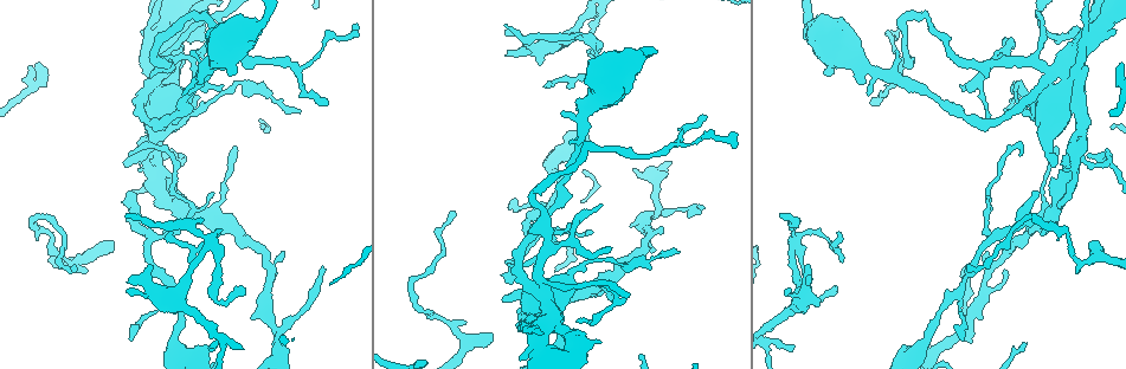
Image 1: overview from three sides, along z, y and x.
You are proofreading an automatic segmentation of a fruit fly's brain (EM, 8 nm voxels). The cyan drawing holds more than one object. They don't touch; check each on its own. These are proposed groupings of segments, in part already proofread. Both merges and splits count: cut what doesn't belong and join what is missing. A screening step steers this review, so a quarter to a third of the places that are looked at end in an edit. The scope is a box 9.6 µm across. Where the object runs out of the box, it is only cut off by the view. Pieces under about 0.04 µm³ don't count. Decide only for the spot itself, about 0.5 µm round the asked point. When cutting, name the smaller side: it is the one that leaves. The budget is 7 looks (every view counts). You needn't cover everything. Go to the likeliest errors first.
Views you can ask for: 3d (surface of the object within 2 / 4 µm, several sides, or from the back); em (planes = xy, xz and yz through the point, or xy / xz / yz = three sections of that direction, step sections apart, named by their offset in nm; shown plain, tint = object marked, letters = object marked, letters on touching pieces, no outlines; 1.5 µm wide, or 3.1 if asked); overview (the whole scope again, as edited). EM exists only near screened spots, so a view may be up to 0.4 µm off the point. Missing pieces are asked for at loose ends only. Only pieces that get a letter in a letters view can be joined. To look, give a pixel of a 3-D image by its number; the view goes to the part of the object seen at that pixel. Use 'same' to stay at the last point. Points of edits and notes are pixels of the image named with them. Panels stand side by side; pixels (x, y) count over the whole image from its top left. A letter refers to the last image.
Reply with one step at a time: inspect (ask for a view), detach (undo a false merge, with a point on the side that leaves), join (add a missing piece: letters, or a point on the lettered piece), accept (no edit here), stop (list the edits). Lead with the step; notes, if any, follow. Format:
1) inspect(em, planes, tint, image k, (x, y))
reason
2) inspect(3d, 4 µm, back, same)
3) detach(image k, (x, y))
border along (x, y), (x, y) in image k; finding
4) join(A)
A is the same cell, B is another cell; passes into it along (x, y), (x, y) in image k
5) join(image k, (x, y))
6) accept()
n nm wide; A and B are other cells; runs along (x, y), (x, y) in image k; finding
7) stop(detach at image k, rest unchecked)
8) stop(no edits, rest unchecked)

inspect(3d, 4 µm, image 1, (164, 46))
looks like a crossing

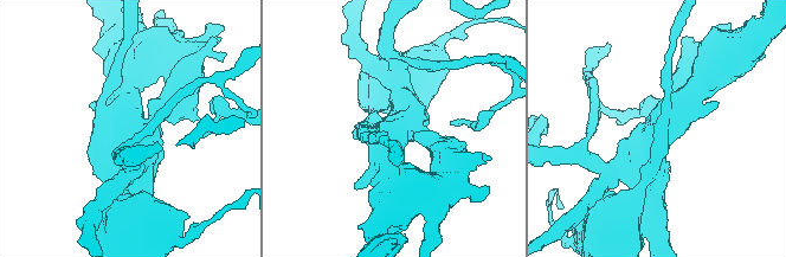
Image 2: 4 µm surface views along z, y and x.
inspect(em, xy, step 4, tint, image 2, (131, 129))
now the EM

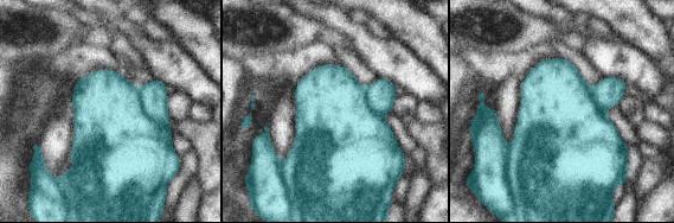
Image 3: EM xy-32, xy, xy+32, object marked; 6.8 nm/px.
inspect(em, planes, letters, same)
cut it another way

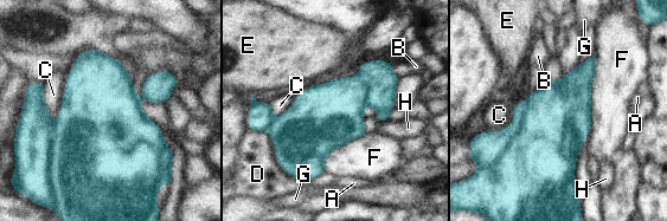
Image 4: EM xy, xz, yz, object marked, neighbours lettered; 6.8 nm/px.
detach(image 4, (486, 148))
A, B, C, D, E, F, G and H are other cells; border along (527, 102), (515, 135), (499, 157) in image 4; two neurons meet here

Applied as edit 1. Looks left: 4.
inspect(overview)

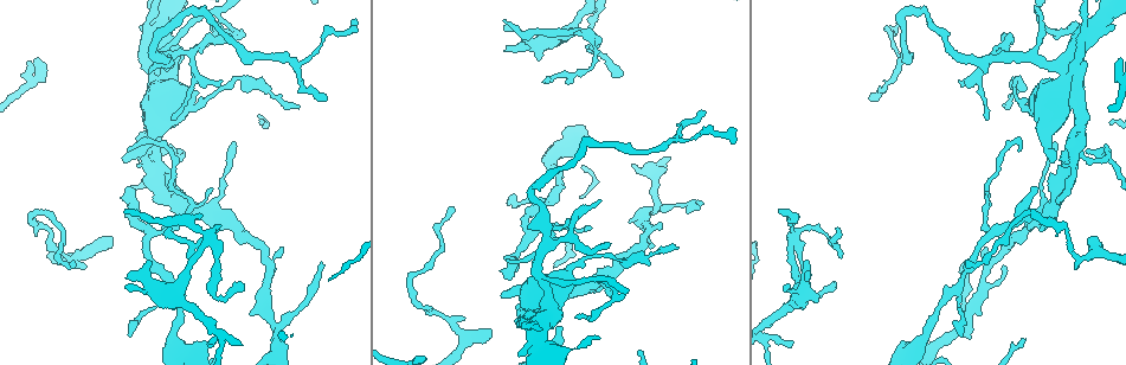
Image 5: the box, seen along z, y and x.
inspect(3d, 4 µm, image 5, (792, 340))
tapers out

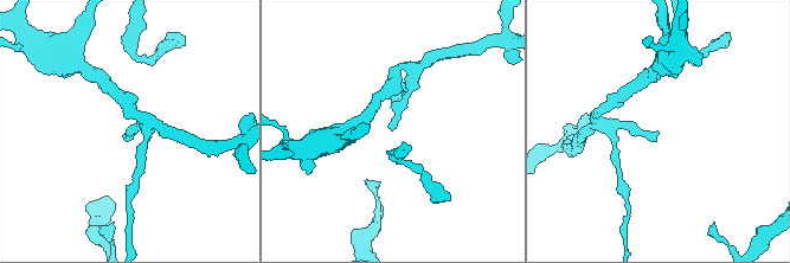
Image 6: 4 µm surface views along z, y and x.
inspect(em, planes, letters, image 6, (130, 133))
need the tissue

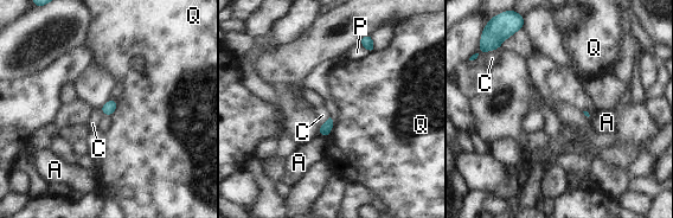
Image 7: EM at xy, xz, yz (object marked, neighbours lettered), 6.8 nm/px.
accept()
Q touches over 120 nm; A, C, P and Q are other cells; border along (329, 117), (320, 126) in image 7; no lettered piece goes on from it

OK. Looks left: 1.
stop(detach at image 4, rest unchecked)

